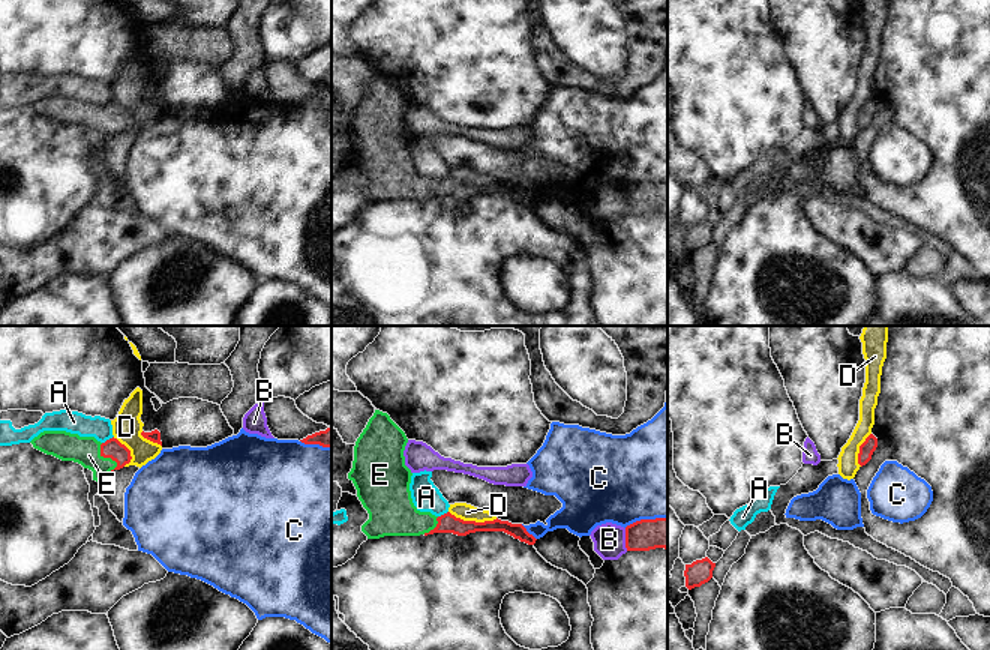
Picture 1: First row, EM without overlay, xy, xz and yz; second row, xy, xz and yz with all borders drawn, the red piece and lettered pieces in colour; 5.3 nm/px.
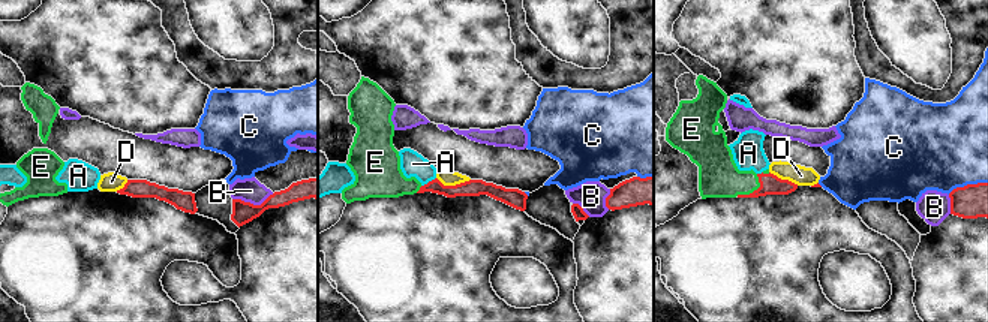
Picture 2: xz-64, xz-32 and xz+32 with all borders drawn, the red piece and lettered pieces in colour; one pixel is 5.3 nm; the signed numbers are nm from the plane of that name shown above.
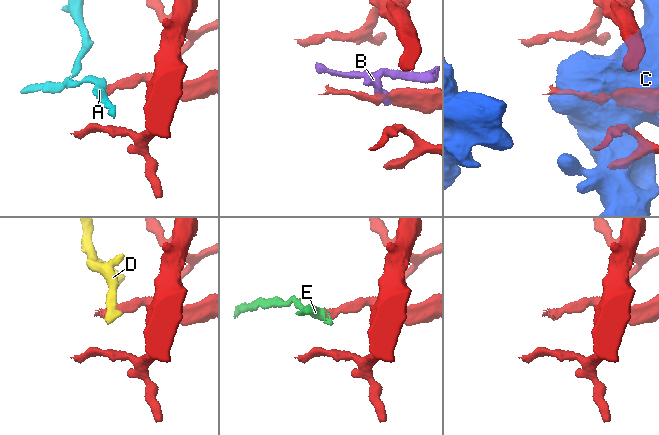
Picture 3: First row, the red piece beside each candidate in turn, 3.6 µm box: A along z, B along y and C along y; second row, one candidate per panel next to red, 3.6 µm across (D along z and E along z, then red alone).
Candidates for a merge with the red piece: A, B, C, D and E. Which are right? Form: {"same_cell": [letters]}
{"same_cell": ["E"]}

